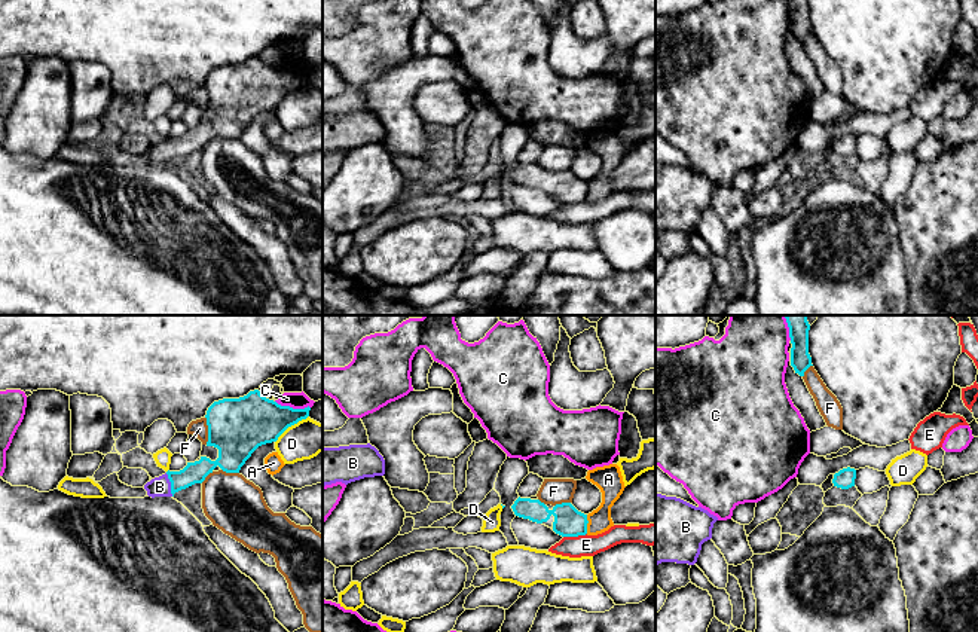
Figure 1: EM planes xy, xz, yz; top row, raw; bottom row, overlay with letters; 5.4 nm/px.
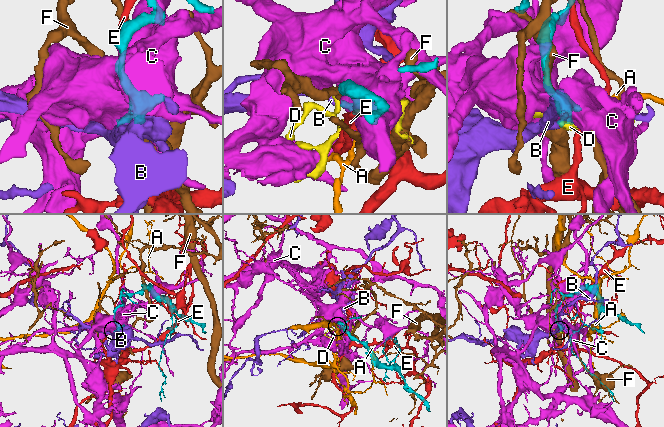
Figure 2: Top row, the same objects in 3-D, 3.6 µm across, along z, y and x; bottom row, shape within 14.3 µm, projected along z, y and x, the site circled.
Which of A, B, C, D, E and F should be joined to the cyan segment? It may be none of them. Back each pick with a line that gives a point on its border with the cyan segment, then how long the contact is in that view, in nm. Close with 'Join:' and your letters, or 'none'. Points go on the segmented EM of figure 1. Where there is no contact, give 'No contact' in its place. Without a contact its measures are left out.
B: Touches cyan at xy (171, 485). Shared border 130 nm
Join: B

